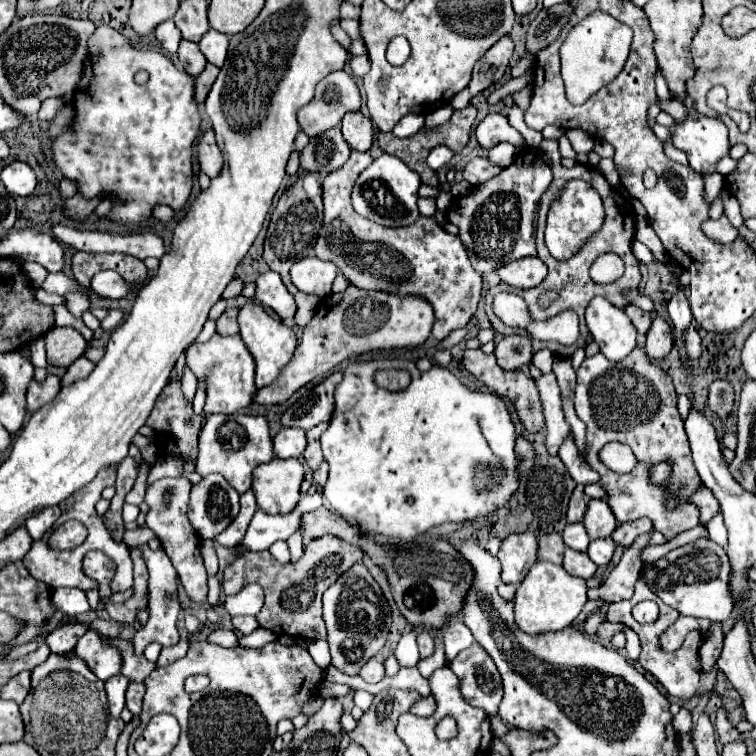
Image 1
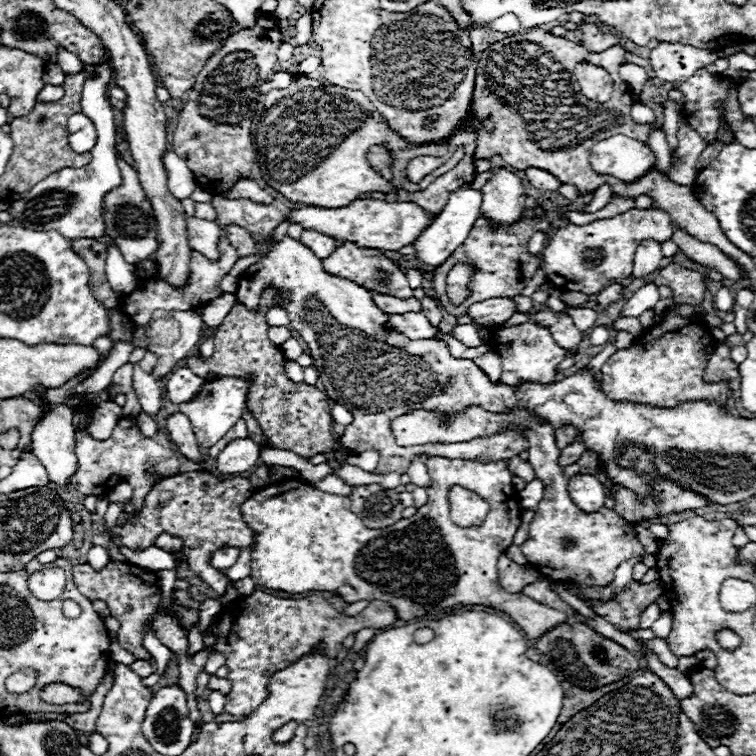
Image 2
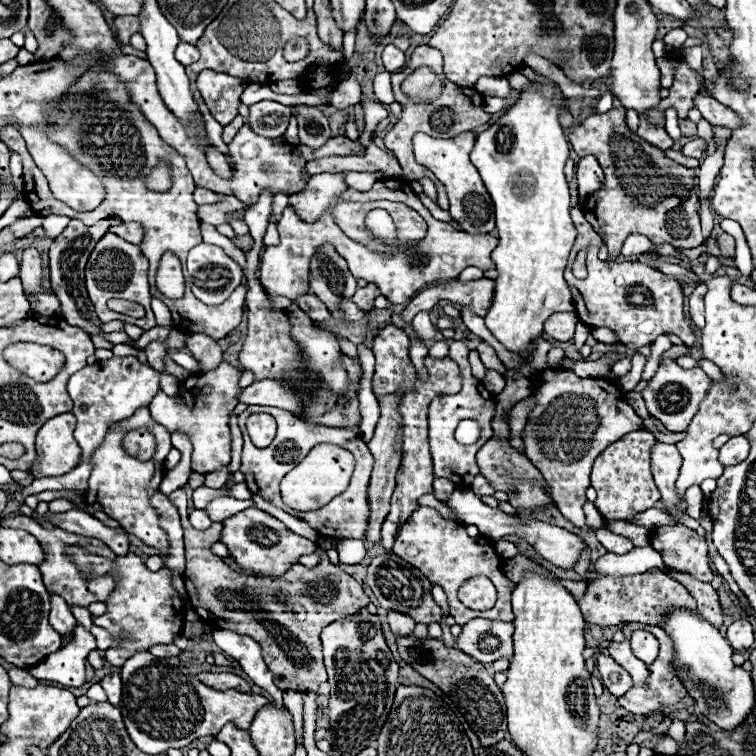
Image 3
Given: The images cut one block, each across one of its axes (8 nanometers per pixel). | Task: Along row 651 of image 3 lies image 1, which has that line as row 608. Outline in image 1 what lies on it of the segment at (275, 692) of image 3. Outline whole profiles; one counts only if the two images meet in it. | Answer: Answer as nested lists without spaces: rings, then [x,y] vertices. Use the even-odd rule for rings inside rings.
[[[244,584],[234,596],[224,596],[222,608],[228,614],[252,614],[256,616],[264,604],[264,590],[258,584]]]

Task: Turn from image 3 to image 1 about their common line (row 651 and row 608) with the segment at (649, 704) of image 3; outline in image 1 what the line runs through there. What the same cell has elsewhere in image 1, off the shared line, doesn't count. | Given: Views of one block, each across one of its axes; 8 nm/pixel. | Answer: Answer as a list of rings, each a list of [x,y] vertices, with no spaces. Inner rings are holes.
[[[638,580],[638,582],[636,582],[634,596],[632,596],[630,600],[624,600],[624,602],[614,602],[614,604],[608,608],[606,618],[608,618],[608,622],[622,622],[622,624],[630,626],[630,628],[640,636],[642,654],[640,654],[640,660],[638,660],[638,662],[640,662],[640,666],[642,666],[646,672],[650,672],[650,674],[666,688],[668,694],[672,694],[672,696],[676,696],[676,698],[682,698],[682,700],[690,700],[690,698],[694,698],[694,696],[698,694],[698,682],[700,682],[700,672],[702,672],[698,648],[700,648],[700,644],[702,644],[702,634],[700,634],[700,632],[690,632],[690,634],[686,636],[682,648],[678,648],[676,652],[662,652],[662,650],[660,650],[660,644],[658,644],[660,634],[669,627],[669,623],[675,622],[679,615],[680,613],[677,610],[666,606],[660,598],[656,598],[656,596],[652,594],[652,590],[650,590],[642,580]],[[642,600],[654,600],[659,607],[659,616],[654,624],[638,624],[638,622],[632,618],[632,614],[630,614],[632,606],[638,604],[638,602],[642,602]]]

